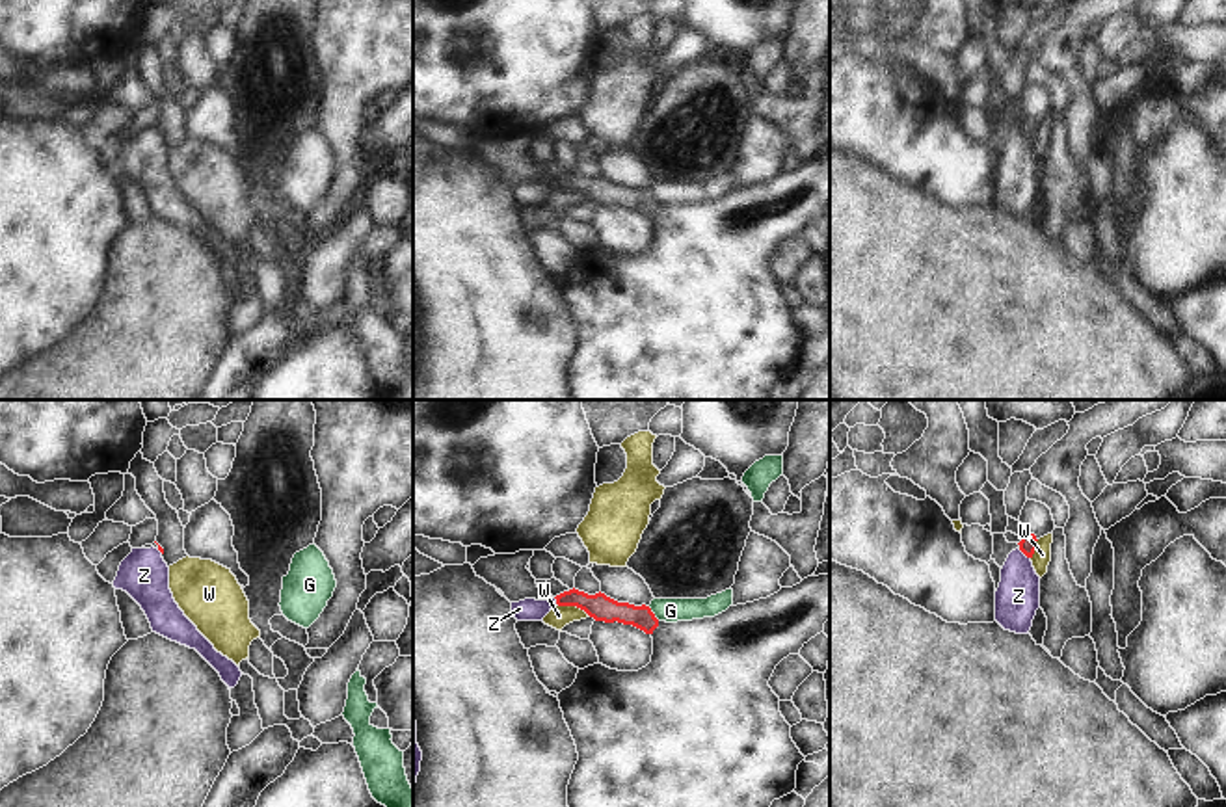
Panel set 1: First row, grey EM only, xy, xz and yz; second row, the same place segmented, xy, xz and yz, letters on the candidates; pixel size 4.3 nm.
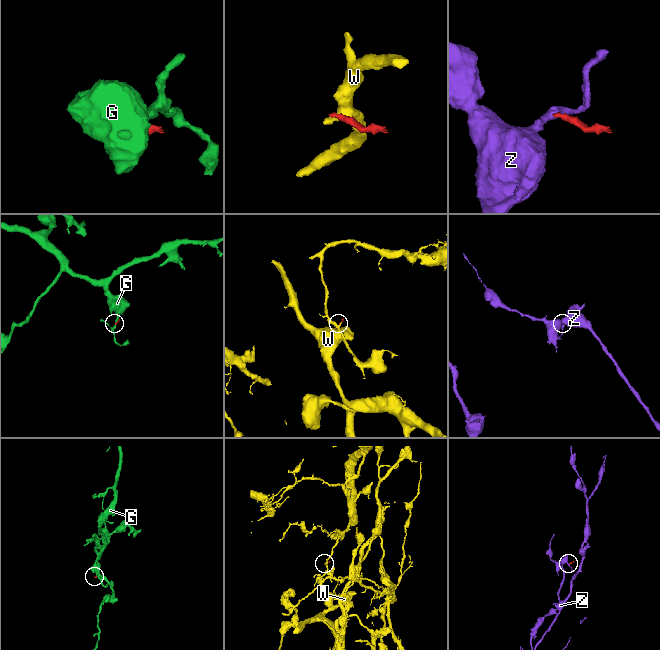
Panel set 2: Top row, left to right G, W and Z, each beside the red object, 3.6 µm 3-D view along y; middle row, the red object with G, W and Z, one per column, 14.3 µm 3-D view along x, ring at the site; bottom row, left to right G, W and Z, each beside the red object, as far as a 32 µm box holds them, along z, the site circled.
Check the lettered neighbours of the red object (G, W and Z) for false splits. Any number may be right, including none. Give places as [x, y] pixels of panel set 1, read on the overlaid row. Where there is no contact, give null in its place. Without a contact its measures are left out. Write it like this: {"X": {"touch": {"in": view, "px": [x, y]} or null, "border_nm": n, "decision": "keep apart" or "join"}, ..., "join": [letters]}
{"G": {"touch": {"in": "xz", "px": [653, 614]}, "border_nm": 80, "decision": "keep apart"}, "W": {"touch": {"in": "xz", "px": [573, 605]}, "border_nm": 160, "decision": "keep apart"}, "Z": {"touch": {"in": "yz", "px": [1024, 553]}, "border_nm": 70, "decision": "keep apart"}, "join": []}

